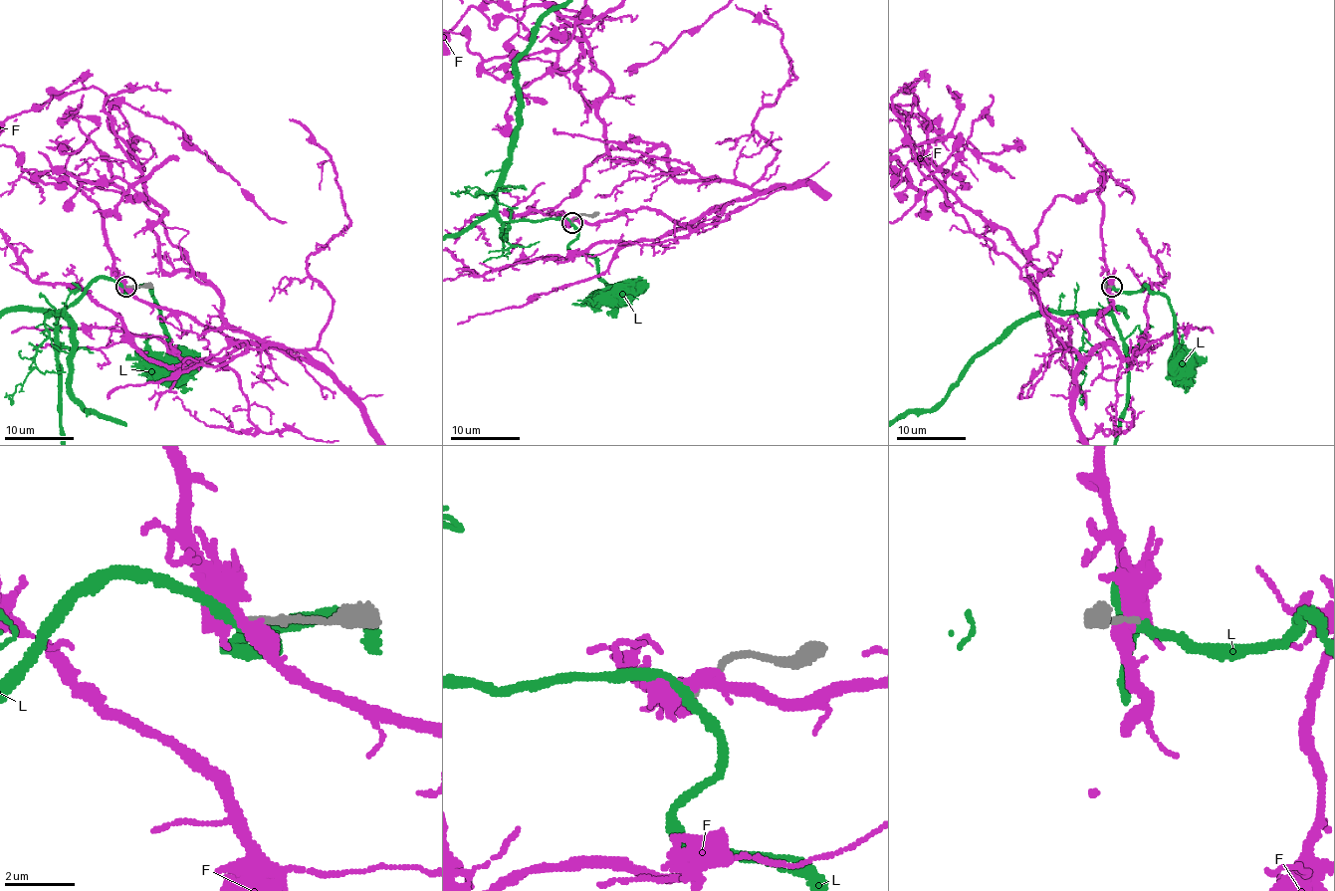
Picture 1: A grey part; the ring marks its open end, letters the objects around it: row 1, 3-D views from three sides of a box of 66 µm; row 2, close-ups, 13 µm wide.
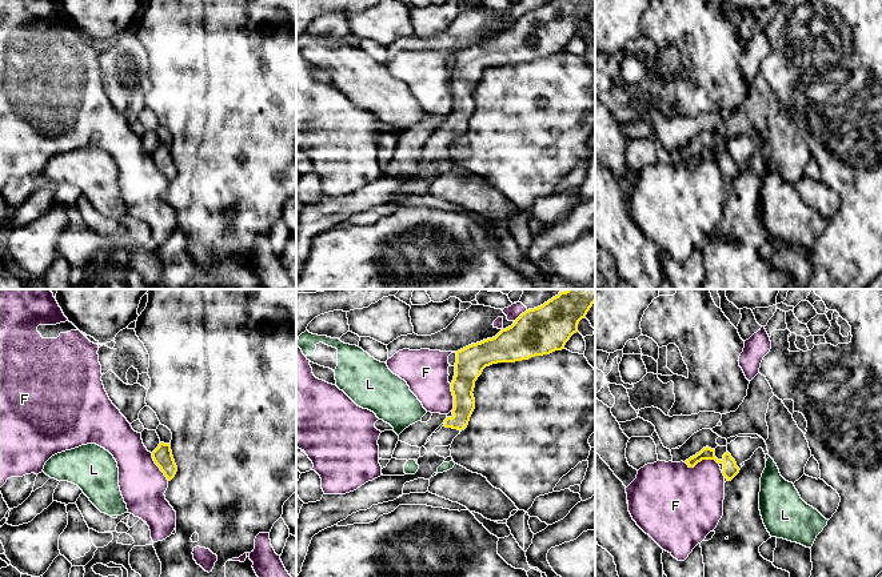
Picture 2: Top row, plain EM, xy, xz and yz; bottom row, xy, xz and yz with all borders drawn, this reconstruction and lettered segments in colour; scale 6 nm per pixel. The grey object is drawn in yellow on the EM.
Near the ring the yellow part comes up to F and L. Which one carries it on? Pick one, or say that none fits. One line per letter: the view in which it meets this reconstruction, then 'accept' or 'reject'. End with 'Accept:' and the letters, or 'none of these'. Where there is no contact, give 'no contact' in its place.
F: contact in yz; reject
L: no contact; reject
Accept: none of these

